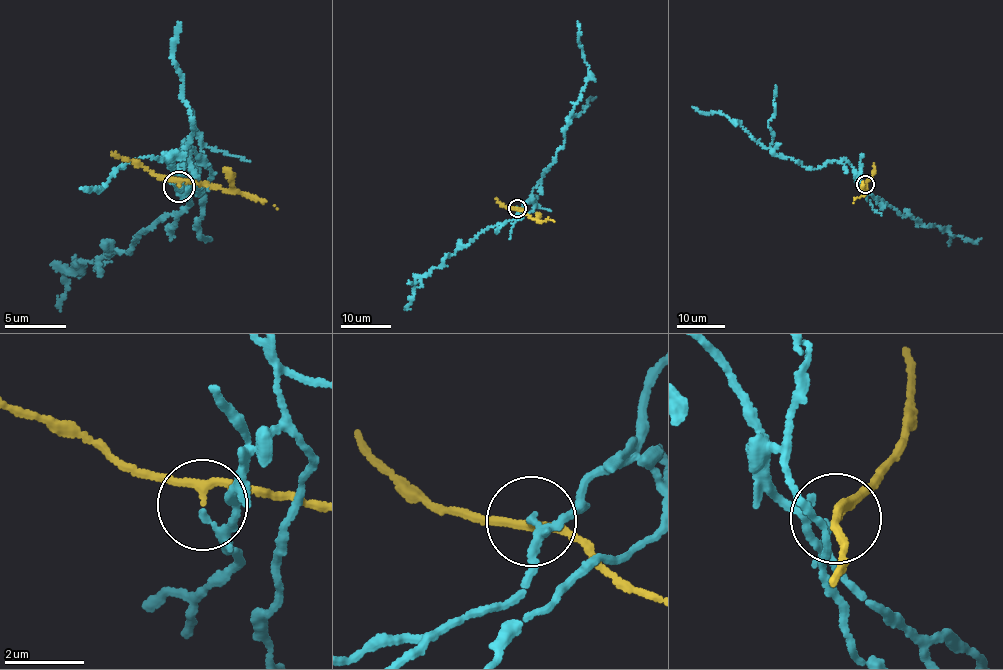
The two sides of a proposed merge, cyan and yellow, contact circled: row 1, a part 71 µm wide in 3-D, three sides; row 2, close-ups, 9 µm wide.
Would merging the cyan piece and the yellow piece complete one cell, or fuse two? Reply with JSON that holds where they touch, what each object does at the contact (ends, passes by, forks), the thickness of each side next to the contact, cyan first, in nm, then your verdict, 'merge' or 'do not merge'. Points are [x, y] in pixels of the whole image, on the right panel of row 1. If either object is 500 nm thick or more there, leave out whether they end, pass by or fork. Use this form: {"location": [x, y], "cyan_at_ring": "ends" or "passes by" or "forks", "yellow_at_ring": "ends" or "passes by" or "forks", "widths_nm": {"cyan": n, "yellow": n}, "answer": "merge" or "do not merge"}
{"location": [865, 184], "cyan_at_ring": "passes by", "yellow_at_ring": "passes by", "widths_nm": {"cyan": 130, "yellow": 180}, "answer": "do not merge"}

